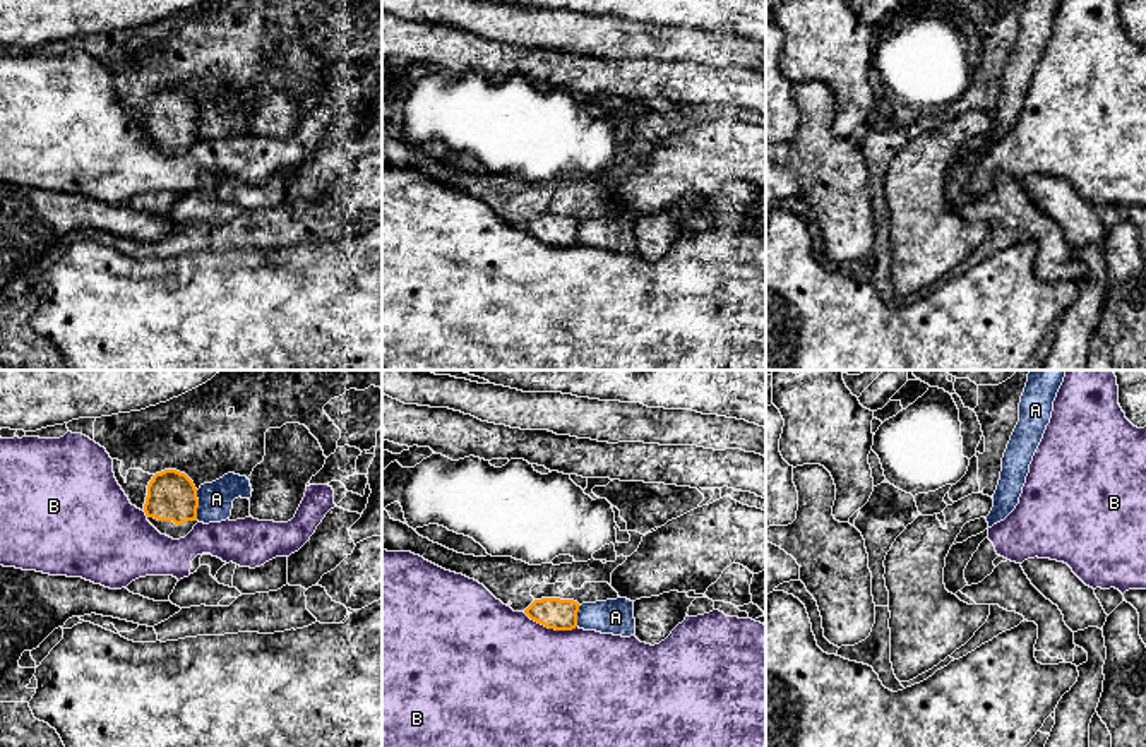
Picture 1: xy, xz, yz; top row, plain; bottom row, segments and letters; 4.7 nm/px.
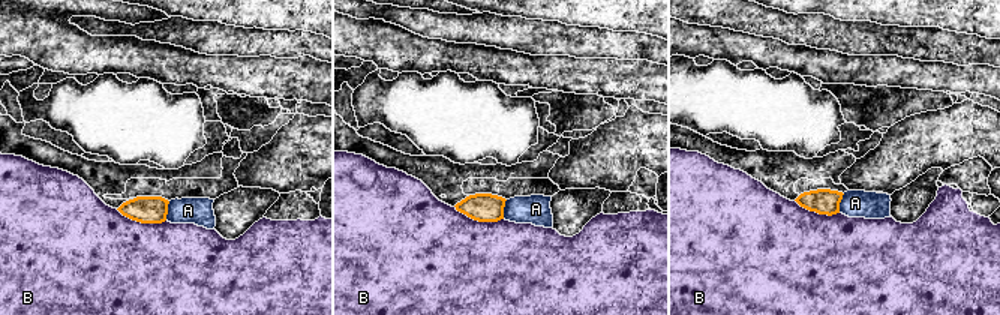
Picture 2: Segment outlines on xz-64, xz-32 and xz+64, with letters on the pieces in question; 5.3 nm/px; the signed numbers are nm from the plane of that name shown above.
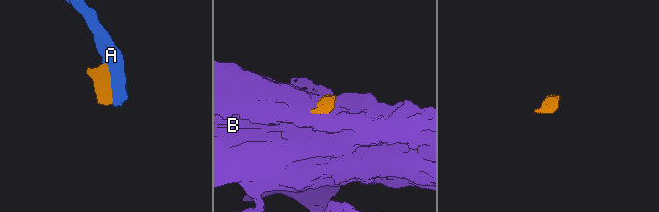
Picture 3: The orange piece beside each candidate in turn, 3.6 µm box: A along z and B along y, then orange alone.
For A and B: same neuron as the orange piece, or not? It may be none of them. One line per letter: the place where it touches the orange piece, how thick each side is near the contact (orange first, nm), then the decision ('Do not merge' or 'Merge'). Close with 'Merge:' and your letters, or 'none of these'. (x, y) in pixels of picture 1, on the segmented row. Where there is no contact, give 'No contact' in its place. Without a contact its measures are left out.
A: Touches orange at xy (197, 506). Thickness 240 nm (orange) against 160 nm. Do not merge
B: Touches orange at xz (550, 627). Thickness 150 nm (orange) against 500 nm. Do not merge
Merge: none of these

